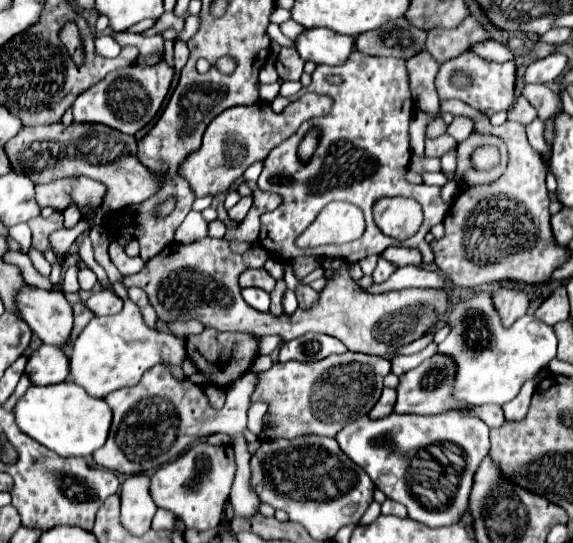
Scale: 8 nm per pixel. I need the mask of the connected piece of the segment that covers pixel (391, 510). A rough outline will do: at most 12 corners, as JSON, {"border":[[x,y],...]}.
{"border":[[390,498],[382,504],[382,514],[406,518],[406,508]]}

